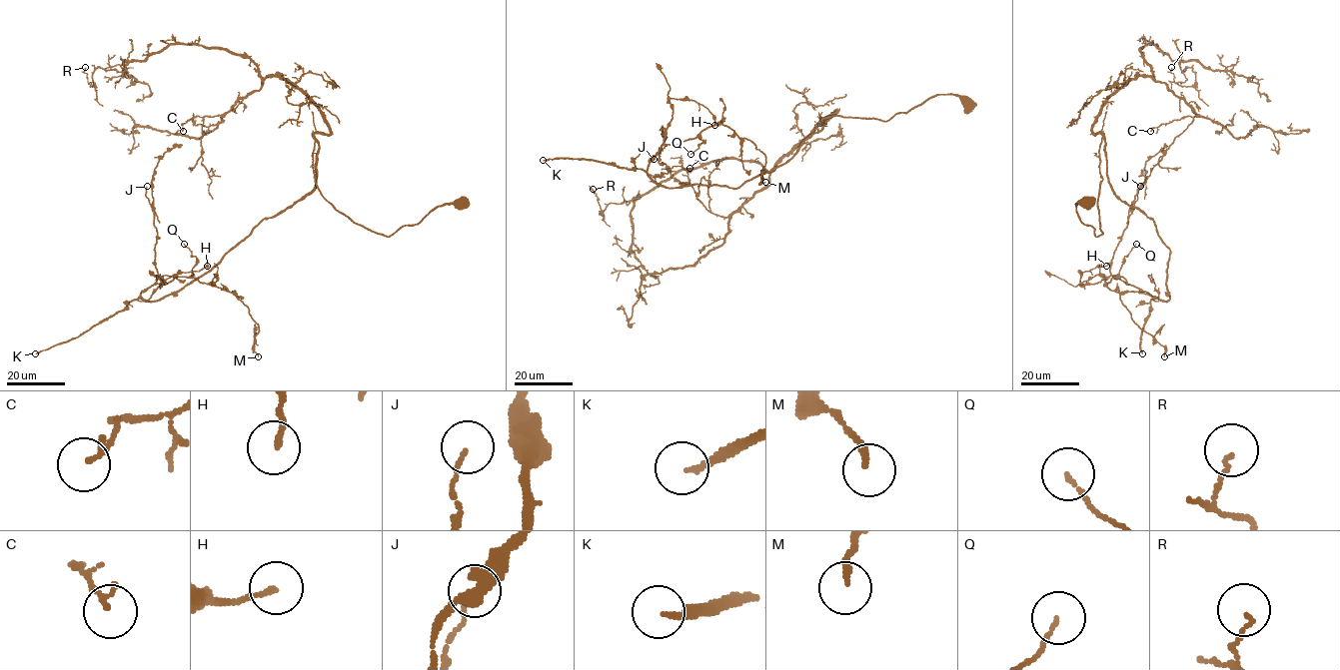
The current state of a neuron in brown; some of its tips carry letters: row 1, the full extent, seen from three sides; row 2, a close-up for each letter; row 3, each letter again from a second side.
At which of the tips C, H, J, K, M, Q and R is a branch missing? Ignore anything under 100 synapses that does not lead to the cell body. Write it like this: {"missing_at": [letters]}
{"missing_at": ["K"]}

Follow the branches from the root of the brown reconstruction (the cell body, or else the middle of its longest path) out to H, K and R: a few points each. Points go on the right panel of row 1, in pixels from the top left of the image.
H: (1085, 202), (1077, 216), (1099, 236), (1103, 139), (1112, 189), (1169, 249), (1169, 299), (1080, 282), (1106, 266)
K: (1085, 202), (1077, 216), (1099, 236), (1103, 139), (1112, 189), (1169, 249), (1169, 299), (1150, 301), (1142, 353)
R: (1085, 202), (1077, 216), (1099, 236), (1100, 109), (1153, 77), (1145, 45), (1194, 84), (1171, 67)

